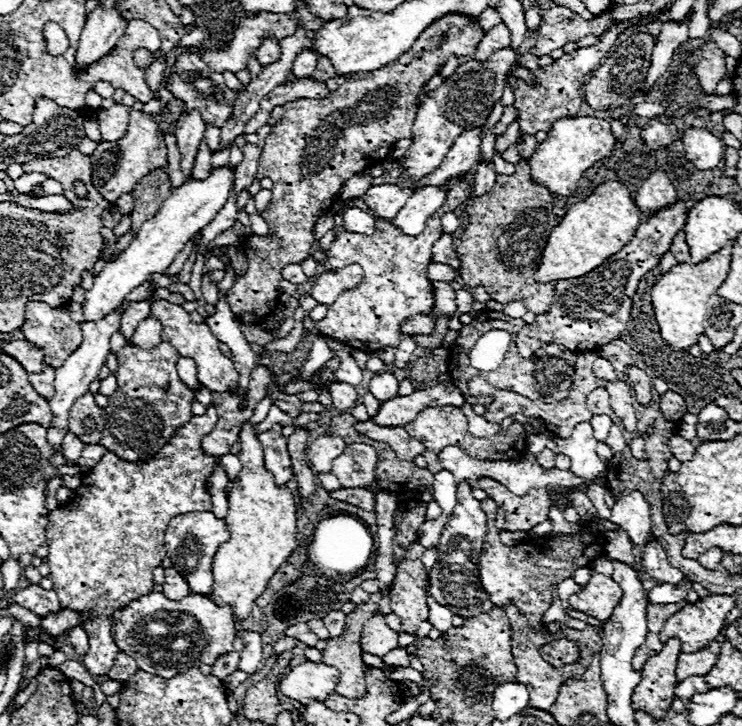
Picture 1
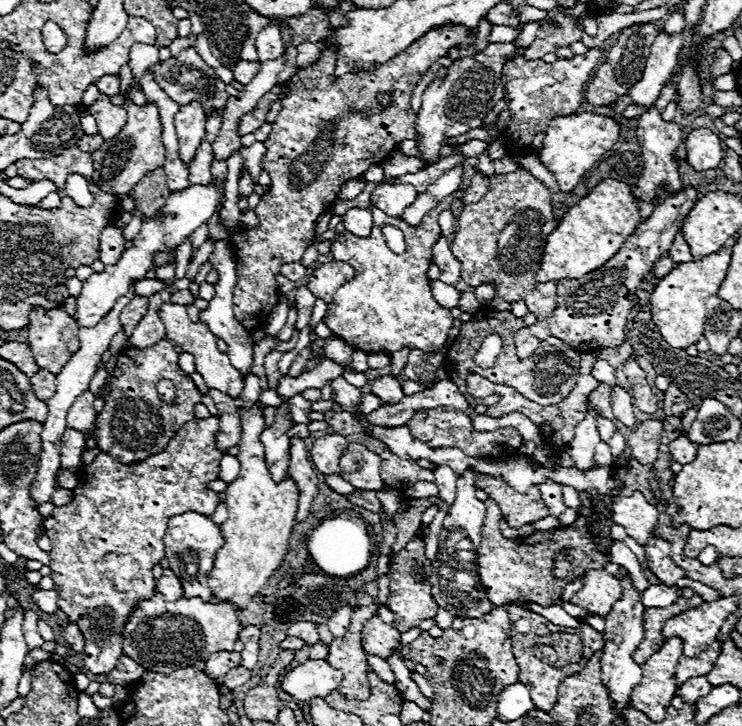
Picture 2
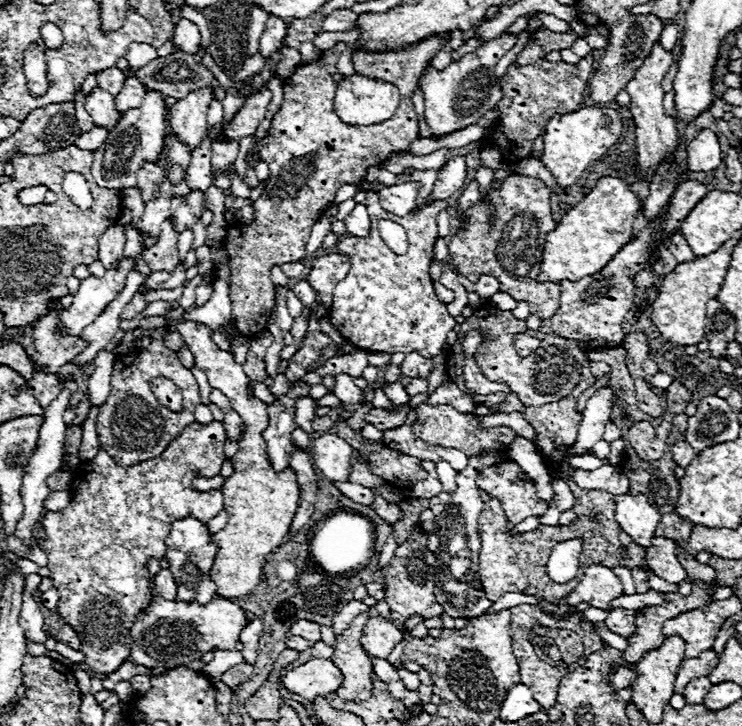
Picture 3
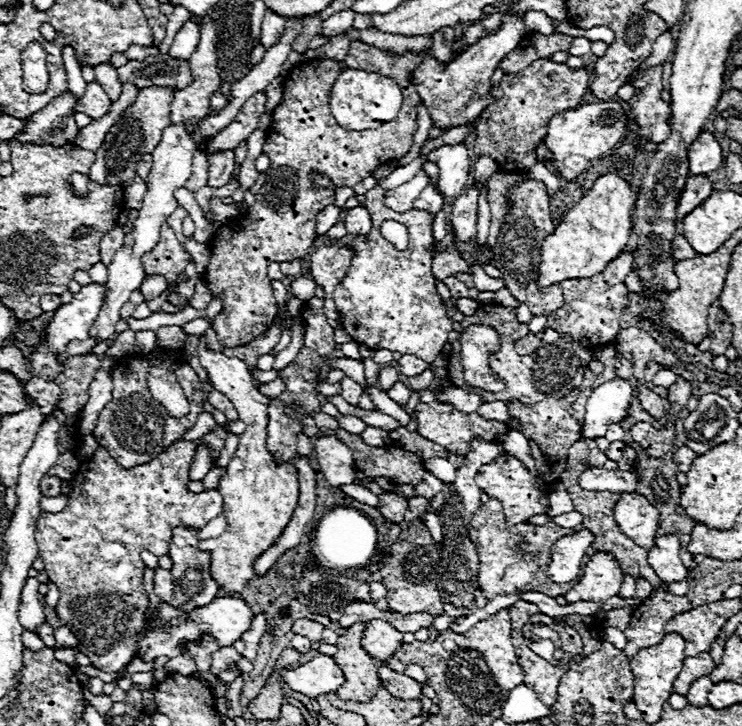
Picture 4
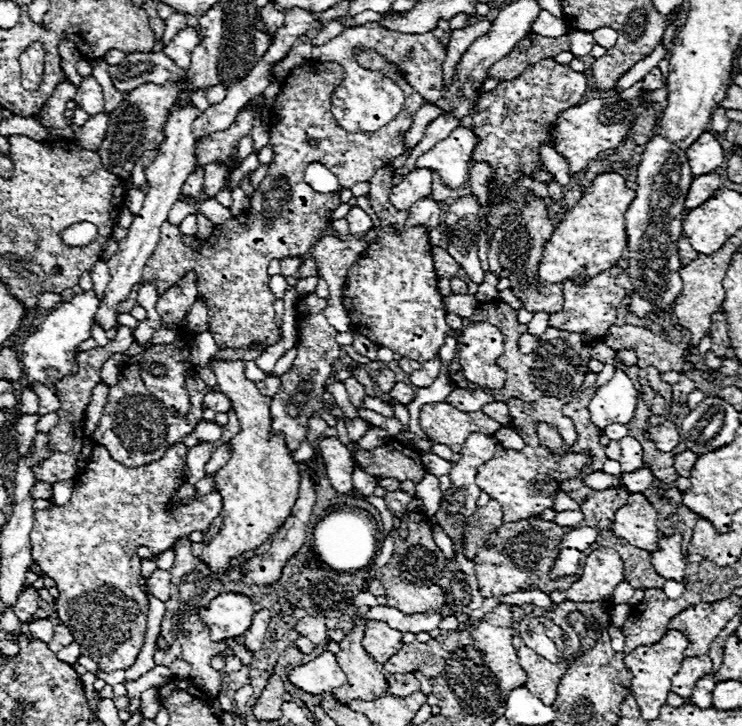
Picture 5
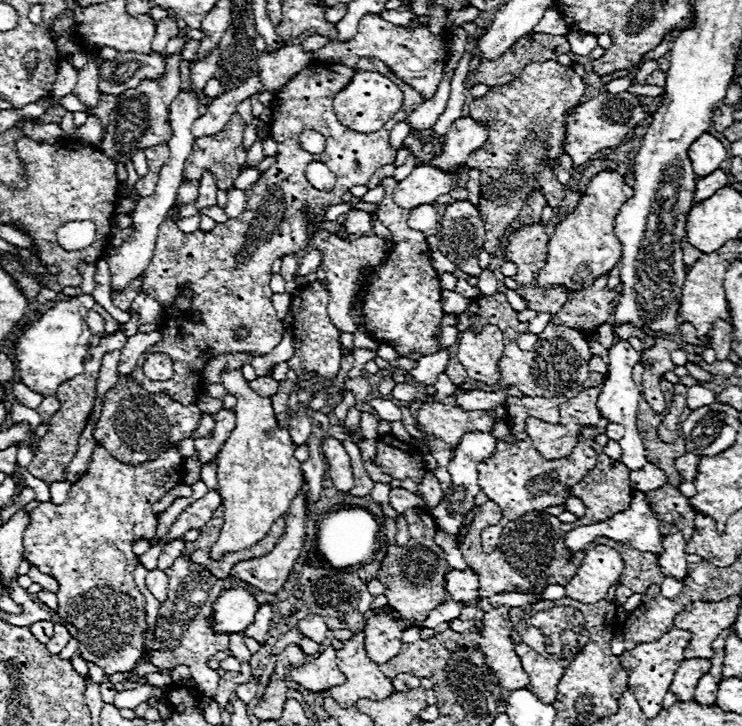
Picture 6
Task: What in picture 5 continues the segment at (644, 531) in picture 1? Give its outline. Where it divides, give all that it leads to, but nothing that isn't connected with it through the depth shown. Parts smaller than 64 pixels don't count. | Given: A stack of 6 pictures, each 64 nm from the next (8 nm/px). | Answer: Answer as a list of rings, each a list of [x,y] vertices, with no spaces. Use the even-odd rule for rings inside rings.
[[[630,494],[628,504],[615,513],[612,532],[620,538],[626,538],[632,546],[654,552],[658,548],[660,532],[656,528],[658,512],[644,498],[644,494]]]

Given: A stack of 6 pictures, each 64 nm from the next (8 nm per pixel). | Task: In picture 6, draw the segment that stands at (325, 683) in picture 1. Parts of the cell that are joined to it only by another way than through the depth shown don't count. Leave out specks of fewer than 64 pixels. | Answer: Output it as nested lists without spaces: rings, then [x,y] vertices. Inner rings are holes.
[[[326,646],[326,650],[316,660],[294,668],[290,678],[310,692],[326,692],[332,686],[344,684],[346,680],[336,664],[336,650],[332,646]]]

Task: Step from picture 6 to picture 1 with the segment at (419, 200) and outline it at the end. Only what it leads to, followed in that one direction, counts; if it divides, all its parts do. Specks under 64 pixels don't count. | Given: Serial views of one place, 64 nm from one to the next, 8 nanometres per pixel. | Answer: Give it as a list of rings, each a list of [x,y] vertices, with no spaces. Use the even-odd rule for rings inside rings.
[[[378,184],[378,186],[370,186],[362,194],[362,200],[372,210],[374,218],[390,220],[392,216],[396,216],[396,212],[400,212],[400,208],[406,204],[410,194],[412,190],[408,188],[398,188],[394,184]]]

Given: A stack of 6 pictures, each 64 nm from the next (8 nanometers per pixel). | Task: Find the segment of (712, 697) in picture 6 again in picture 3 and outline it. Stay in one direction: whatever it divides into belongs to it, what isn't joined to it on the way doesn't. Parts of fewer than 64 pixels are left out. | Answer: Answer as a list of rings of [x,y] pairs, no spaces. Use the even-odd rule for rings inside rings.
[[[700,676],[700,678],[694,678],[688,682],[682,696],[684,696],[686,704],[700,704],[700,700],[704,700],[704,696],[708,694],[708,688],[712,688],[710,680],[706,676]]]

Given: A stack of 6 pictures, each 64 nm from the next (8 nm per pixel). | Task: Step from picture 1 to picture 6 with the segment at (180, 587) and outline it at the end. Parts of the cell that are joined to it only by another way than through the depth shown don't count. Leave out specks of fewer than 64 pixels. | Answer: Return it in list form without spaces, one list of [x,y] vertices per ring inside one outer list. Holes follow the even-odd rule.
[[[150,570],[146,576],[146,586],[158,602],[164,602],[168,598],[168,576],[162,570]]]

